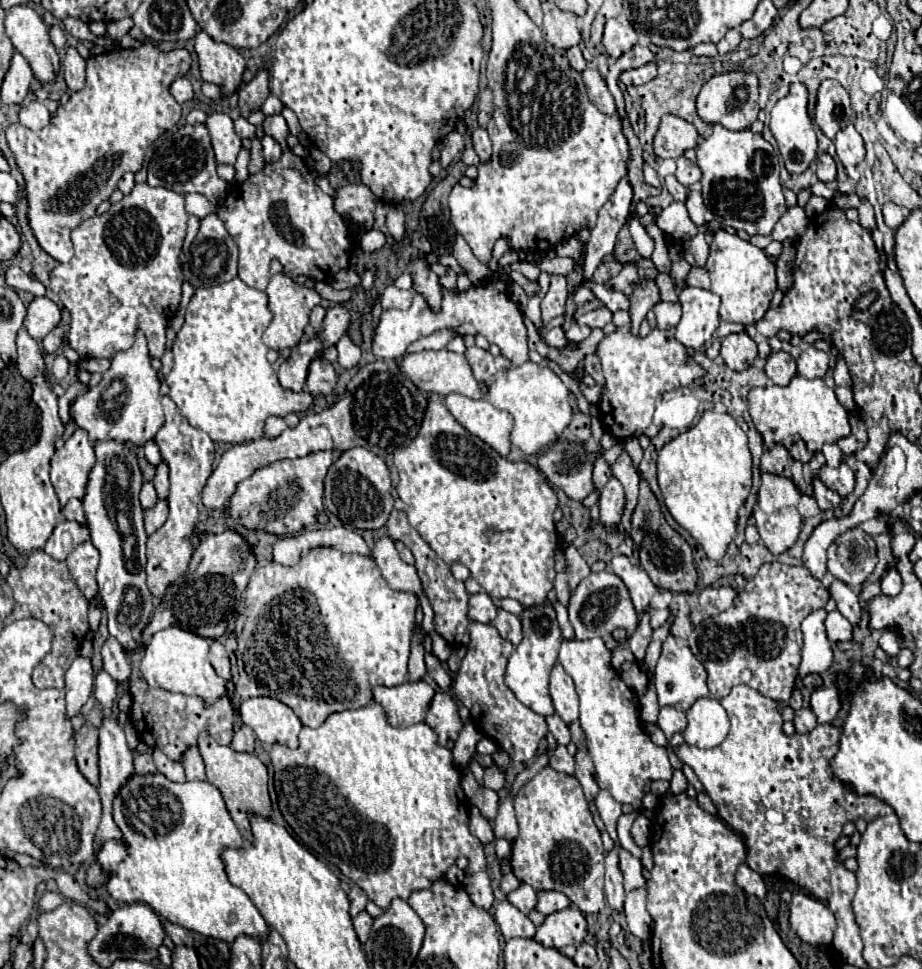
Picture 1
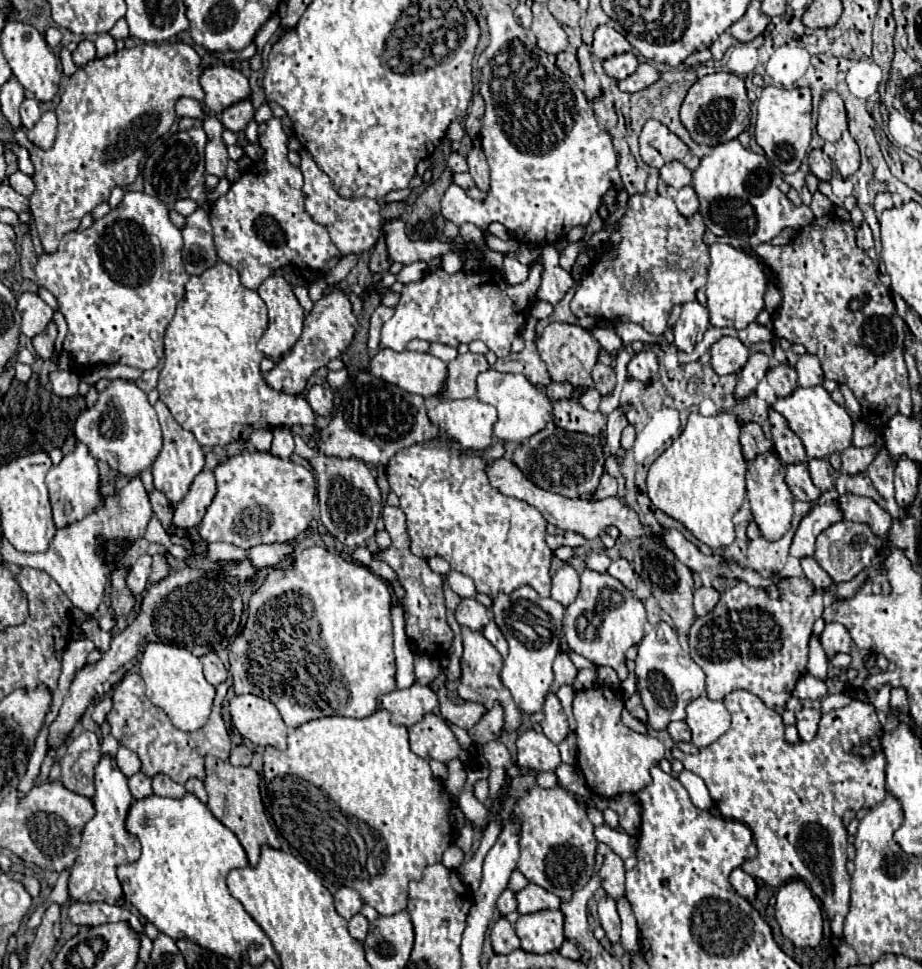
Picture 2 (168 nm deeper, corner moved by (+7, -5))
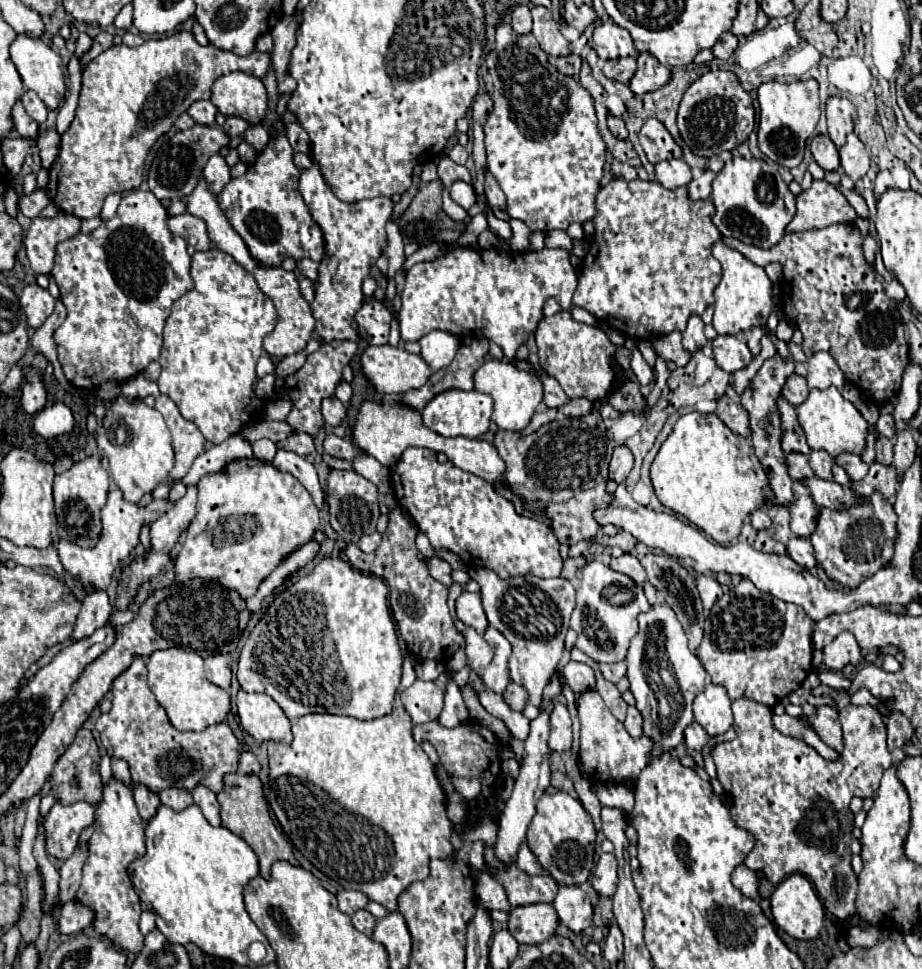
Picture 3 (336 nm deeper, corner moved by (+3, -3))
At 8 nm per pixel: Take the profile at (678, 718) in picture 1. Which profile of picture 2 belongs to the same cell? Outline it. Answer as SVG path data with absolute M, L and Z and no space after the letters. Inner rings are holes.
M670 721L666 731L674 741L690 741L690 729L684 721Z

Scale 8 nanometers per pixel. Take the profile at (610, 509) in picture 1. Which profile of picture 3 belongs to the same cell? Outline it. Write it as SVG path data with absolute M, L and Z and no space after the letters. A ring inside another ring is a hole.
M616 445L610 461L610 479L614 479L616 483L624 483L632 465L634 465L632 451L628 451L626 445Z

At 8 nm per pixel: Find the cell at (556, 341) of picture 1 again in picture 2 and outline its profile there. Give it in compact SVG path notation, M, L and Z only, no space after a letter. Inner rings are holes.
M550 323L542 331L540 339L536 341L536 347L538 347L538 353L544 359L548 373L554 381L568 381L578 389L592 385L590 371L596 363L600 343L586 329L582 329L578 325L568 325L568 323Z

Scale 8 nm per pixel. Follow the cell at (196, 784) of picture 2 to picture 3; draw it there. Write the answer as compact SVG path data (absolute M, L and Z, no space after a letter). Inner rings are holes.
M196 785L192 791L194 803L200 807L200 811L204 813L204 817L208 819L208 823L212 827L220 825L220 805L216 801L216 793L212 793L208 787L204 785Z

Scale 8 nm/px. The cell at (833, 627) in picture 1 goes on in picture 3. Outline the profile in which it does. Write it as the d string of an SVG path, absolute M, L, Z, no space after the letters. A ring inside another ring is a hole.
M844 631L840 633L830 645L824 647L824 665L832 671L840 671L844 669L846 665L860 665L862 661L862 653L860 653L860 647L854 639L852 633Z

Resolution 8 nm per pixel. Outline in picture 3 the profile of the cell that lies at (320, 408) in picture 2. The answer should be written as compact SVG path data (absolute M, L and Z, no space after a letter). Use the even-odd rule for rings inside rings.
M330 397L330 399L322 401L322 415L324 415L326 425L338 427L342 423L342 419L346 417L346 409L336 397Z

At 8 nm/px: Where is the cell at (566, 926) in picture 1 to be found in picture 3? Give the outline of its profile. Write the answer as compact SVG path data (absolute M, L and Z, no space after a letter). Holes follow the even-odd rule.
M550 903L514 907L508 919L508 931L518 943L542 943L558 927L556 909Z

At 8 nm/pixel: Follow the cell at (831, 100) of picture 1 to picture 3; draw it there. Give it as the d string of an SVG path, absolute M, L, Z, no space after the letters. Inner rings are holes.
M830 97L826 103L826 117L830 139L834 141L836 147L842 147L846 143L846 135L854 127L856 107L852 105L852 101L844 97Z

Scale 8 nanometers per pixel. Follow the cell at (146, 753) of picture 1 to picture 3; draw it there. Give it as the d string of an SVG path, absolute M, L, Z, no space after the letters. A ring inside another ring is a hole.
M144 785L134 787L134 801L136 801L136 807L138 807L142 821L152 819L152 815L156 815L156 807L160 807L158 795L148 791L148 787L144 787Z

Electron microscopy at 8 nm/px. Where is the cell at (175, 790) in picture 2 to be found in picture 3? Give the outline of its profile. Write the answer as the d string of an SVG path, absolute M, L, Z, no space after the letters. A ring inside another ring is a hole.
M172 787L172 789L160 791L160 801L162 801L162 805L172 807L174 811L182 811L184 807L192 805L192 795L184 789L174 789Z

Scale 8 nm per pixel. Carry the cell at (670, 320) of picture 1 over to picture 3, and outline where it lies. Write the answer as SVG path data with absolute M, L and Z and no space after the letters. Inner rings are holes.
M614 177L596 195L596 231L590 249L582 261L582 273L572 303L586 309L600 321L618 329L624 337L656 339L672 331L684 331L690 315L702 315L714 303L714 289L720 283L722 267L712 257L712 245L720 239L718 227L712 223L714 207L710 199L688 199L686 187L674 191L664 189L658 181L624 181Z

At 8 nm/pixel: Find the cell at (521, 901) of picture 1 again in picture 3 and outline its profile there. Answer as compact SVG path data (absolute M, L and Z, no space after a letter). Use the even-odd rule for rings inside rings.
M480 871L476 875L476 899L484 909L500 909L500 911L510 911L508 897L504 893L504 887L486 871Z

